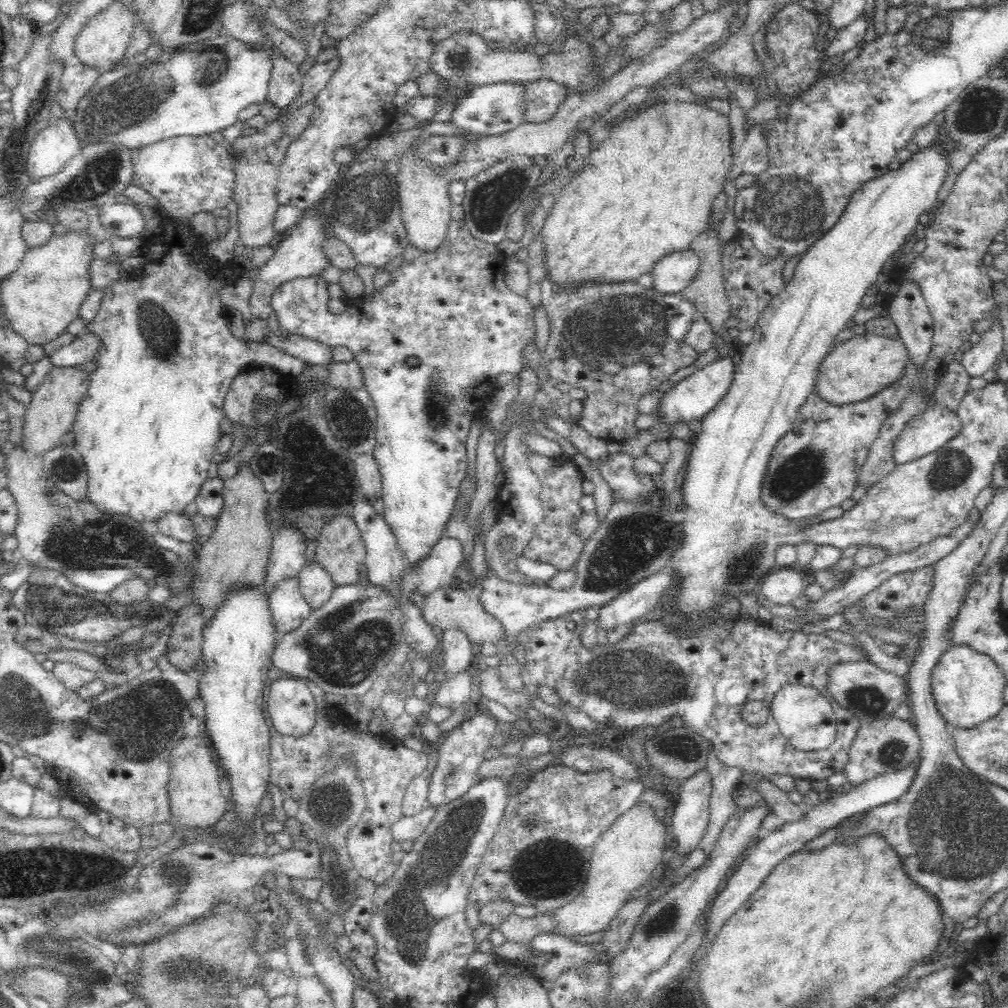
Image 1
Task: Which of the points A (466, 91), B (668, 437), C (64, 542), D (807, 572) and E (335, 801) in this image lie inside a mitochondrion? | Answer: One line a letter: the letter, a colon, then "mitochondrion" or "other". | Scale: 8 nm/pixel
A: other
B: other
C: mitochondrion
D: other
E: mitochondrion

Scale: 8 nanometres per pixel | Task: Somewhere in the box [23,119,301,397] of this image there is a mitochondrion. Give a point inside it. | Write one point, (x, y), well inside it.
(99, 177)

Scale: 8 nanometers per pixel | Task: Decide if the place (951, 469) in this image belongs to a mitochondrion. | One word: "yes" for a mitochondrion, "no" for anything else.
yes

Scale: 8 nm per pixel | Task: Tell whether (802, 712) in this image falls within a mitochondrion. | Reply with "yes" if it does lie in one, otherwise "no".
no

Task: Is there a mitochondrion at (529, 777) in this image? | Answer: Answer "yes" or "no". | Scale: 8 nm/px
no

